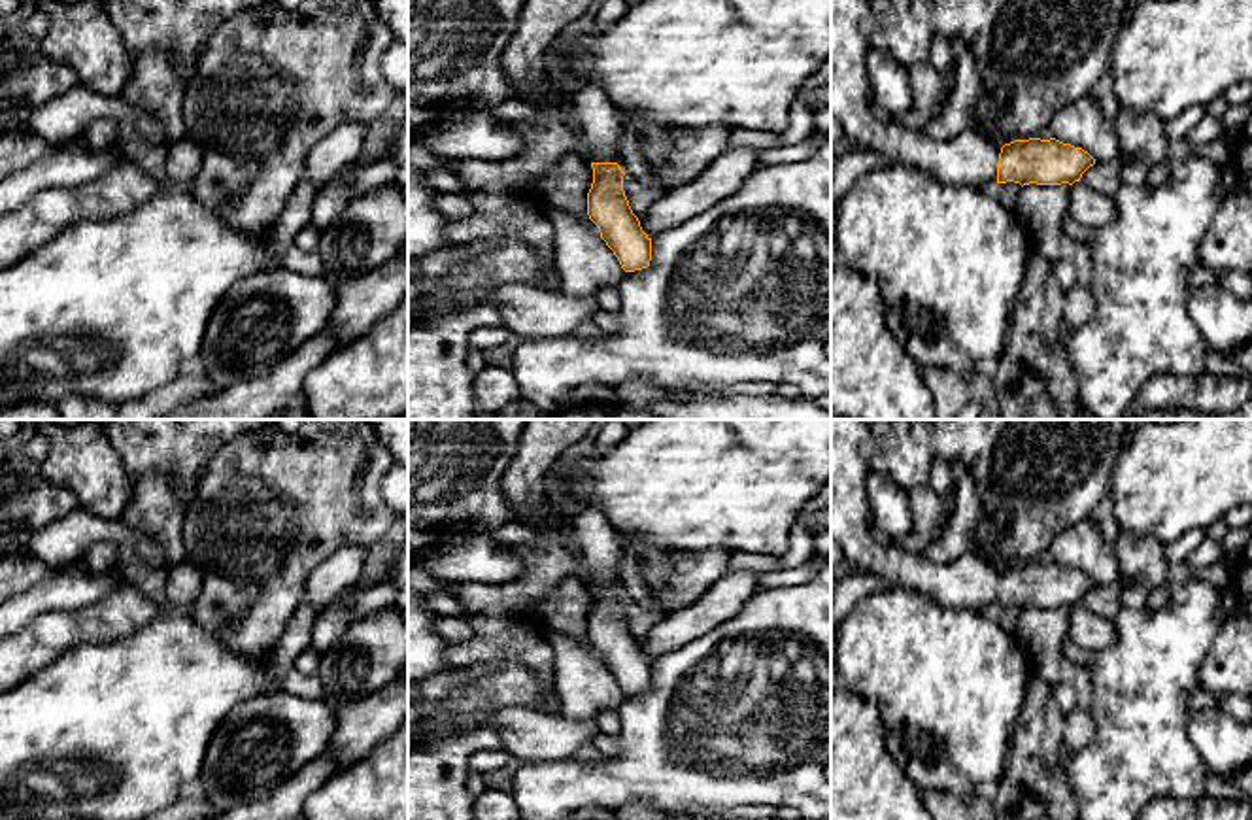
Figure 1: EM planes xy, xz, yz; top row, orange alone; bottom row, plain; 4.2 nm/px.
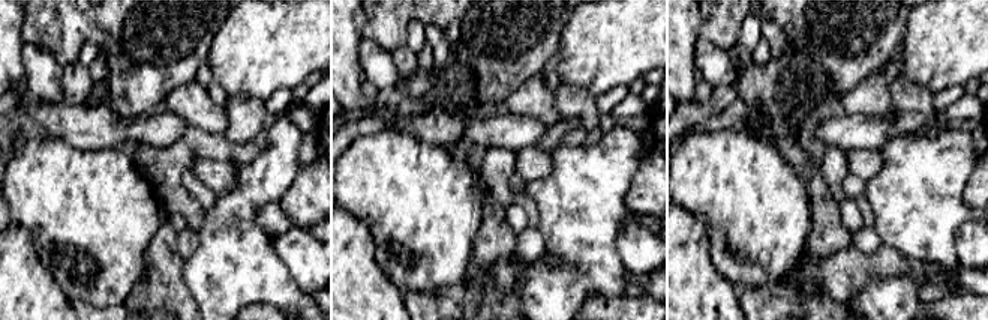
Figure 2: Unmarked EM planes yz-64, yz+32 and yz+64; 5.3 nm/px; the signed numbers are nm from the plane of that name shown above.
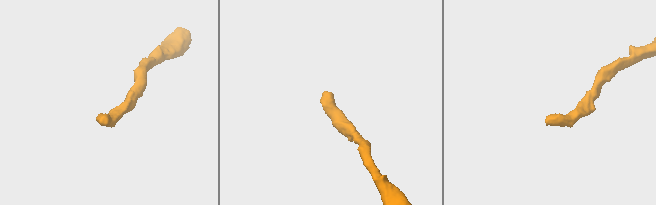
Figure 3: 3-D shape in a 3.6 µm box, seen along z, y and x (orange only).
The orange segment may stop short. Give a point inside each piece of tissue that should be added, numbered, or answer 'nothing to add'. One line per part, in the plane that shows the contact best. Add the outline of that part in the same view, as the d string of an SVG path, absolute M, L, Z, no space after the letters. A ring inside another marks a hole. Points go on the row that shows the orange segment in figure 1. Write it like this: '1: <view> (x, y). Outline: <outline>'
1: yz (967, 159). Outline: M831 0L831 117L842 125L846 142L920 168L942 183L995 187L1001 147L980 132L935 140L920 128L874 117L869 102L869 38L874 26L867 0Z

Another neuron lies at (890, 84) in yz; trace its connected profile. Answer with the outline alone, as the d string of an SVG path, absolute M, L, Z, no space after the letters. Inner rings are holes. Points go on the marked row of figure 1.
M869 49L869 91L889 119L895 119L914 108L914 85L908 68L897 62L889 53Z

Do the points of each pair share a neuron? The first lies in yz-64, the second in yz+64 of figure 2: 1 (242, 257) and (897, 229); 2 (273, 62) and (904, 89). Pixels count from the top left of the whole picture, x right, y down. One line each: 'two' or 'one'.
1: one
2: two

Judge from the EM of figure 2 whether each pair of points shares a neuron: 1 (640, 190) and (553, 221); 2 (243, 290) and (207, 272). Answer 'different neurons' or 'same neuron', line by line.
1: different neurons
2: same neuron

